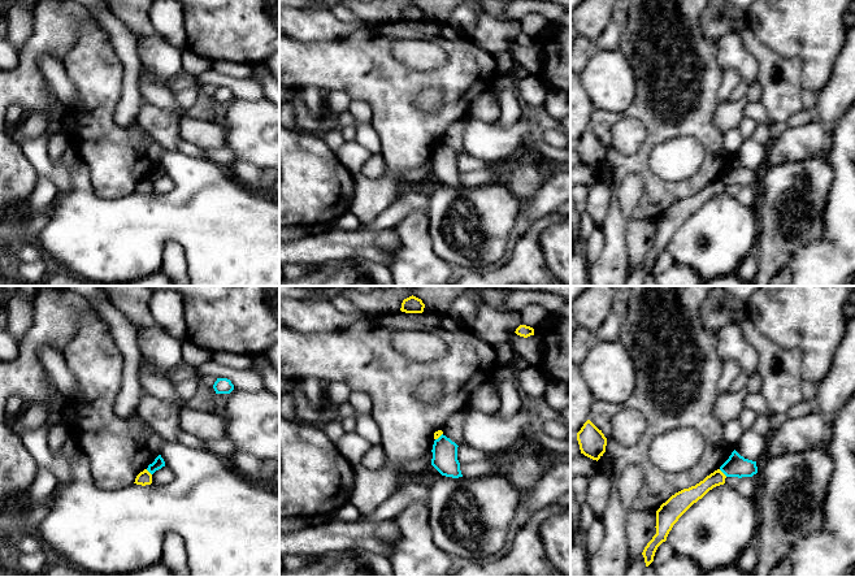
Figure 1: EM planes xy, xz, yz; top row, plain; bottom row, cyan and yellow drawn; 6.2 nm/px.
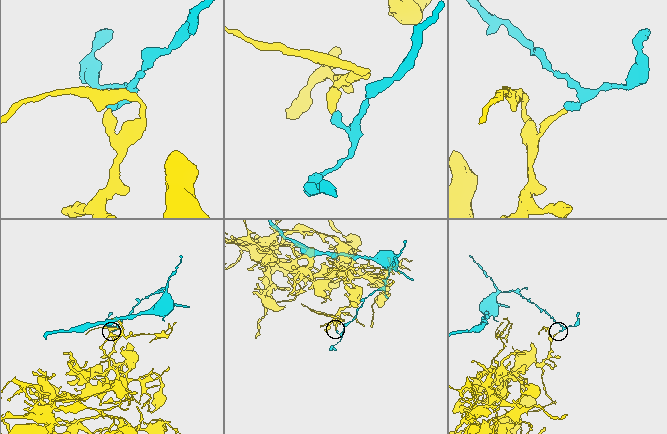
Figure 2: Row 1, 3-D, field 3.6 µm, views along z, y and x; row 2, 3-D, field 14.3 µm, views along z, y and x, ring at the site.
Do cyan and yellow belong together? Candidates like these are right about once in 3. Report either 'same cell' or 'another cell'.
another cell

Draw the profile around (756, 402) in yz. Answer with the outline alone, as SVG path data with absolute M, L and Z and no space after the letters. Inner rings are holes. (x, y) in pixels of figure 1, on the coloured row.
M748 392L743 400L743 405L745 408L752 409L756 415L763 415L765 417L771 417L772 415L774 415L769 409L765 398L760 392L758 394Z

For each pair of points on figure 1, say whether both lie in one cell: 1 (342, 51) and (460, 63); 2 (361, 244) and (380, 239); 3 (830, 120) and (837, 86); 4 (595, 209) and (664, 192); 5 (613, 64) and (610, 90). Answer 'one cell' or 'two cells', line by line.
1: one cell
2: one cell
3: one cell
4: two cells
5: one cell

